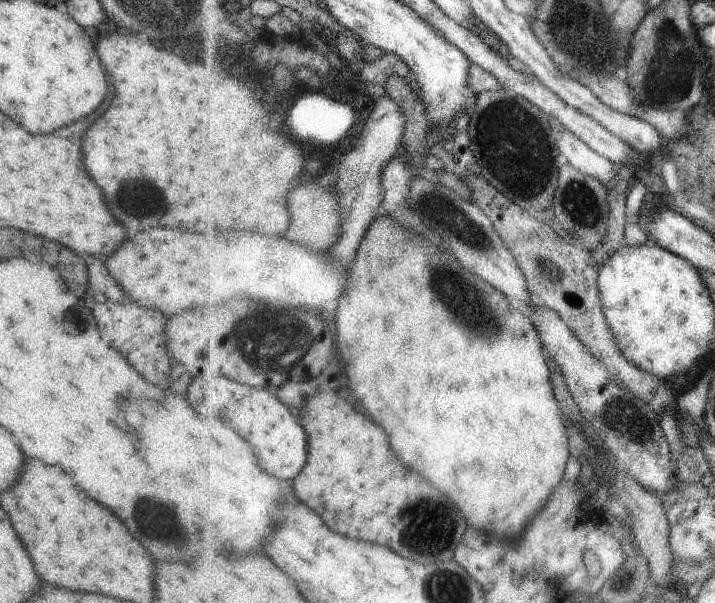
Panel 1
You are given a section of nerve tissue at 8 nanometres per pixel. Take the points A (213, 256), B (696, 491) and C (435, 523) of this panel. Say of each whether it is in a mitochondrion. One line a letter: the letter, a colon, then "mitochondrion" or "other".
A: other
B: other
C: mitochondrion

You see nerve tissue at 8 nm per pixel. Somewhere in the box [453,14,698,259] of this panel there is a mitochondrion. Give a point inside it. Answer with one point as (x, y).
(664, 62)

